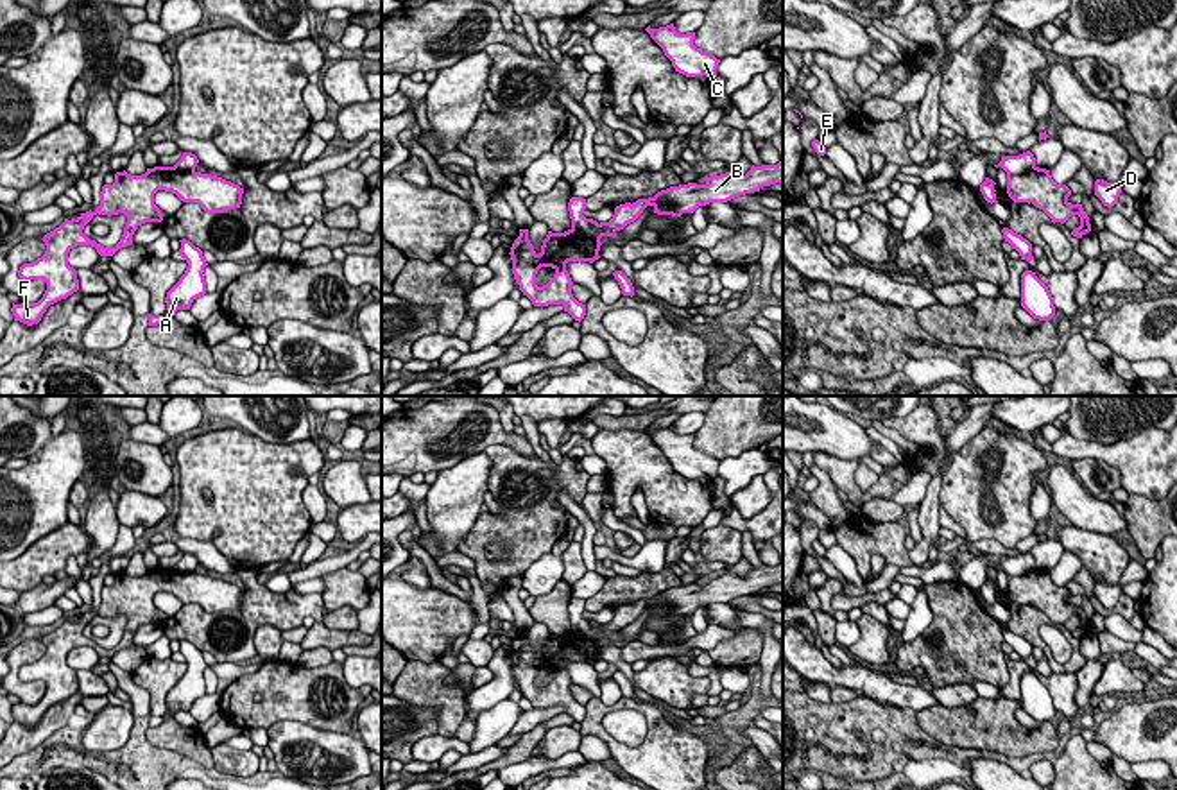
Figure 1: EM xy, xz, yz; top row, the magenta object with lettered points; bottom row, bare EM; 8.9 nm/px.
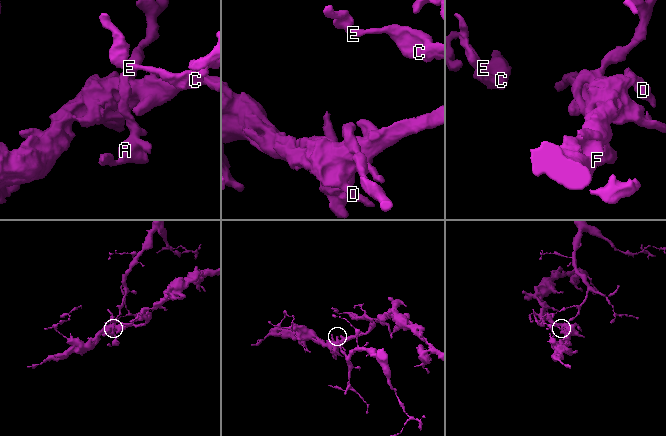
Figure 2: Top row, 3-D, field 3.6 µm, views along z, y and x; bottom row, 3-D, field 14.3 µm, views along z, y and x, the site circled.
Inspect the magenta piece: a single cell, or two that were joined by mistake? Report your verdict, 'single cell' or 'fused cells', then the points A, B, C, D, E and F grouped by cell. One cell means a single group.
fused cells; A / B C D E F

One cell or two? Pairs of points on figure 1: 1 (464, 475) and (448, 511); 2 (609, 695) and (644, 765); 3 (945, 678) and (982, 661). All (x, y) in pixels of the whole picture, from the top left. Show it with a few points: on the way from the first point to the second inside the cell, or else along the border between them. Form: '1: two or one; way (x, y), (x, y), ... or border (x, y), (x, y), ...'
1: one; way (464, 484), (454, 502)
2: two; border (622, 695), (611, 704), (604, 704), (599, 699)
3: one; way (953, 669), (964, 661), (973, 661)

